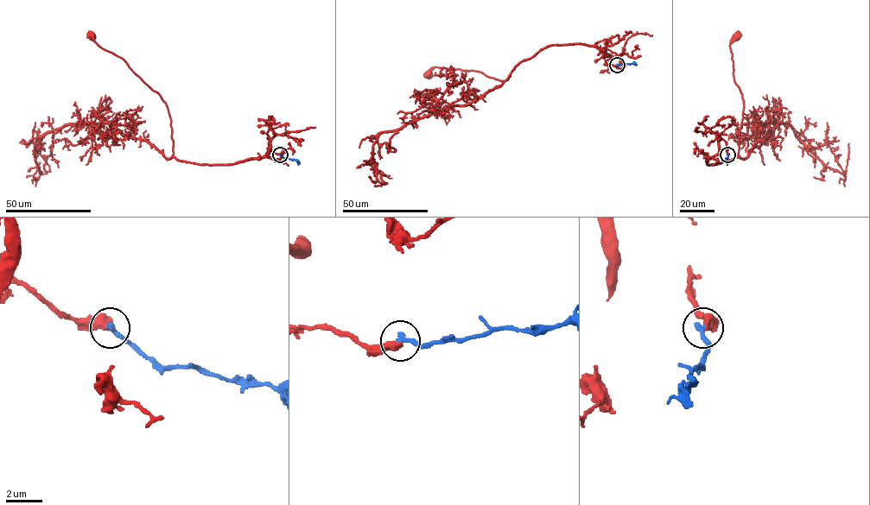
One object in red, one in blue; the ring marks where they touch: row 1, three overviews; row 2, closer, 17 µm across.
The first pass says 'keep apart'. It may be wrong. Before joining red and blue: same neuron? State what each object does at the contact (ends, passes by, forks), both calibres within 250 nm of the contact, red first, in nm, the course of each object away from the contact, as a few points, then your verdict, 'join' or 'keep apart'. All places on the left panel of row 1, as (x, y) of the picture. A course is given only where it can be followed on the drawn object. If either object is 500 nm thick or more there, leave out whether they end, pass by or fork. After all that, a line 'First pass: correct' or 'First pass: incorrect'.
red ends; blue ends; calibres 460 and 320 nm; course red (280, 154), (269, 148), (268, 137), (269, 149), (256, 159), (227, 164), (178, 160), (166, 104), (92, 35); course blue (280, 154), (295, 160), (298, 165); join
First pass: incorrect

